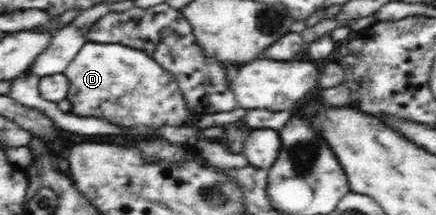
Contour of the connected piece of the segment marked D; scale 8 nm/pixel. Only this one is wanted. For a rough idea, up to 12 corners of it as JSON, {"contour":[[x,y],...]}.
{"contour":[[86,42],[63,74],[70,115],[130,135],[201,114],[140,48]]}

